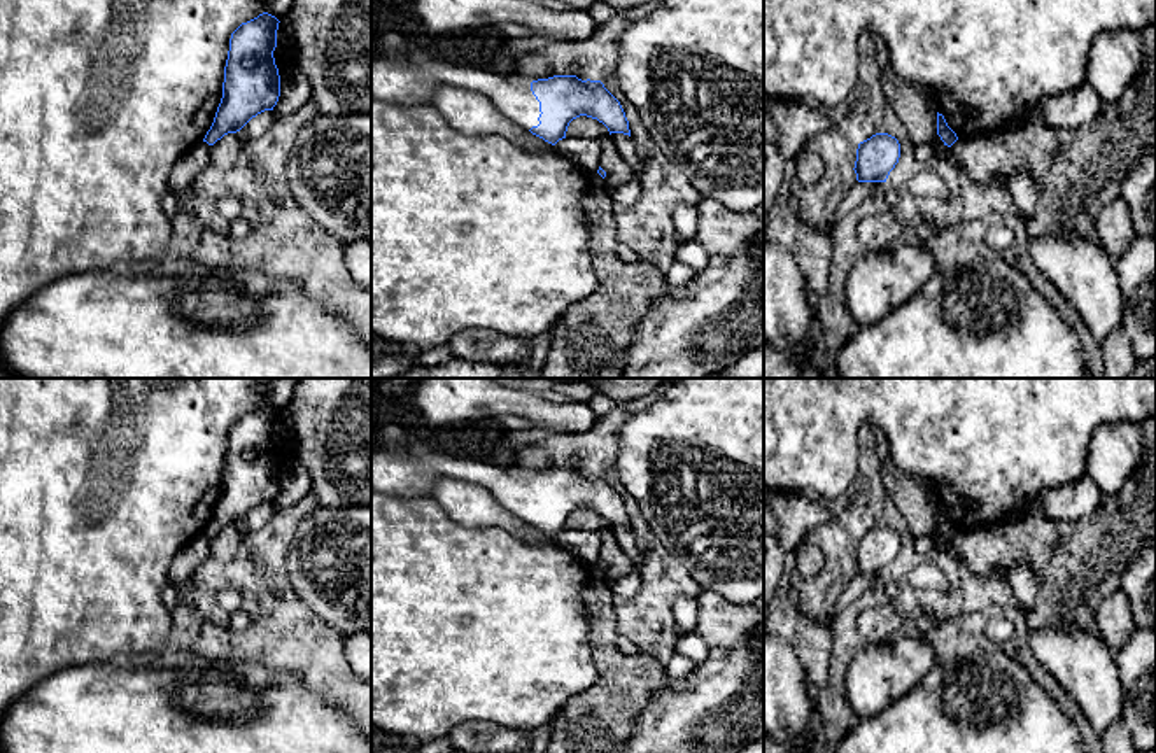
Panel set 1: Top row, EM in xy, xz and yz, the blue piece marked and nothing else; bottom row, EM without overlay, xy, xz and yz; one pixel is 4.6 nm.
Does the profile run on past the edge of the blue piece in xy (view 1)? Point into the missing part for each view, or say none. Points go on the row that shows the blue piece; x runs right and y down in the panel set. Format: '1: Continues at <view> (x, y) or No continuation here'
1: No continuation here

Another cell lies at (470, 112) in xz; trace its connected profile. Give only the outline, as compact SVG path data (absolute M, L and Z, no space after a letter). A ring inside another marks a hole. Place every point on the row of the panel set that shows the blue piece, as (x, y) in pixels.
M441 86L434 91L431 105L454 130L464 135L504 137L527 151L553 149L552 144L503 116L494 103L480 93Z

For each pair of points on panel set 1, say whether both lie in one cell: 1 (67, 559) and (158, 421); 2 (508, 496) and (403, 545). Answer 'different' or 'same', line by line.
1: same
2: different

